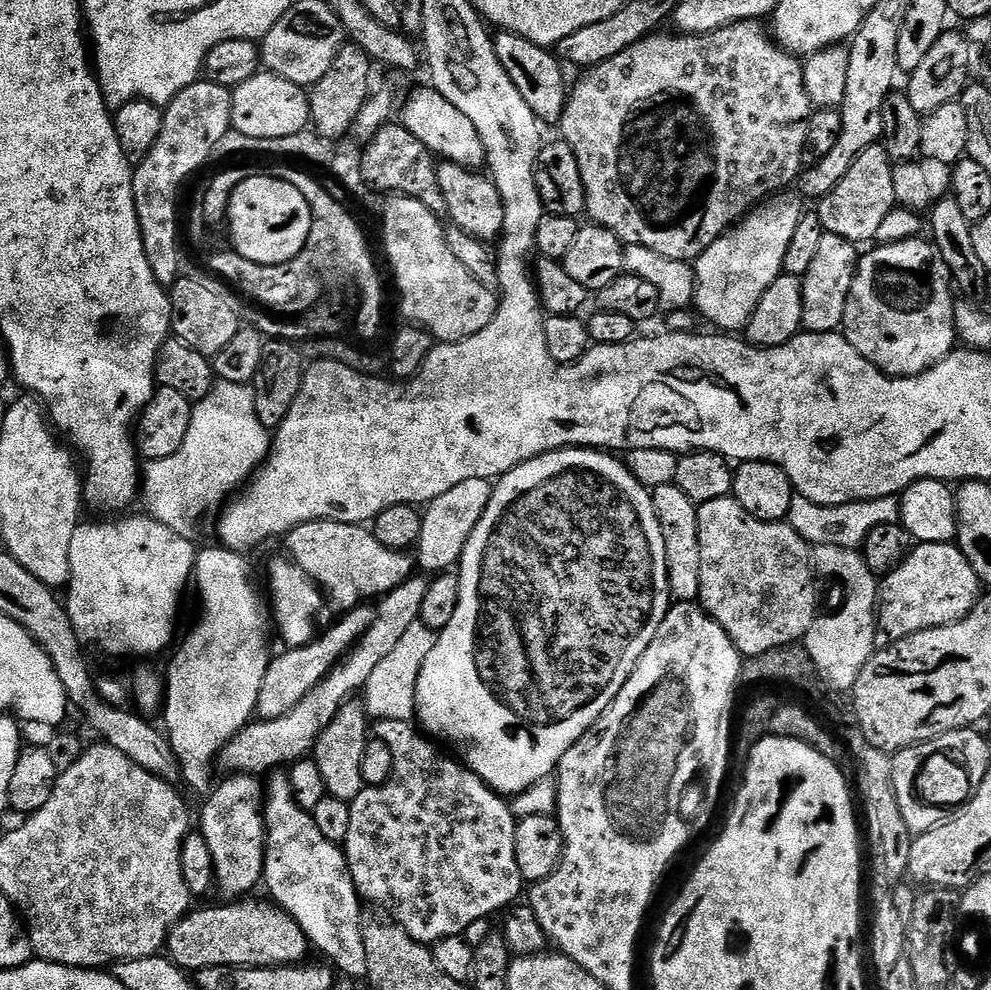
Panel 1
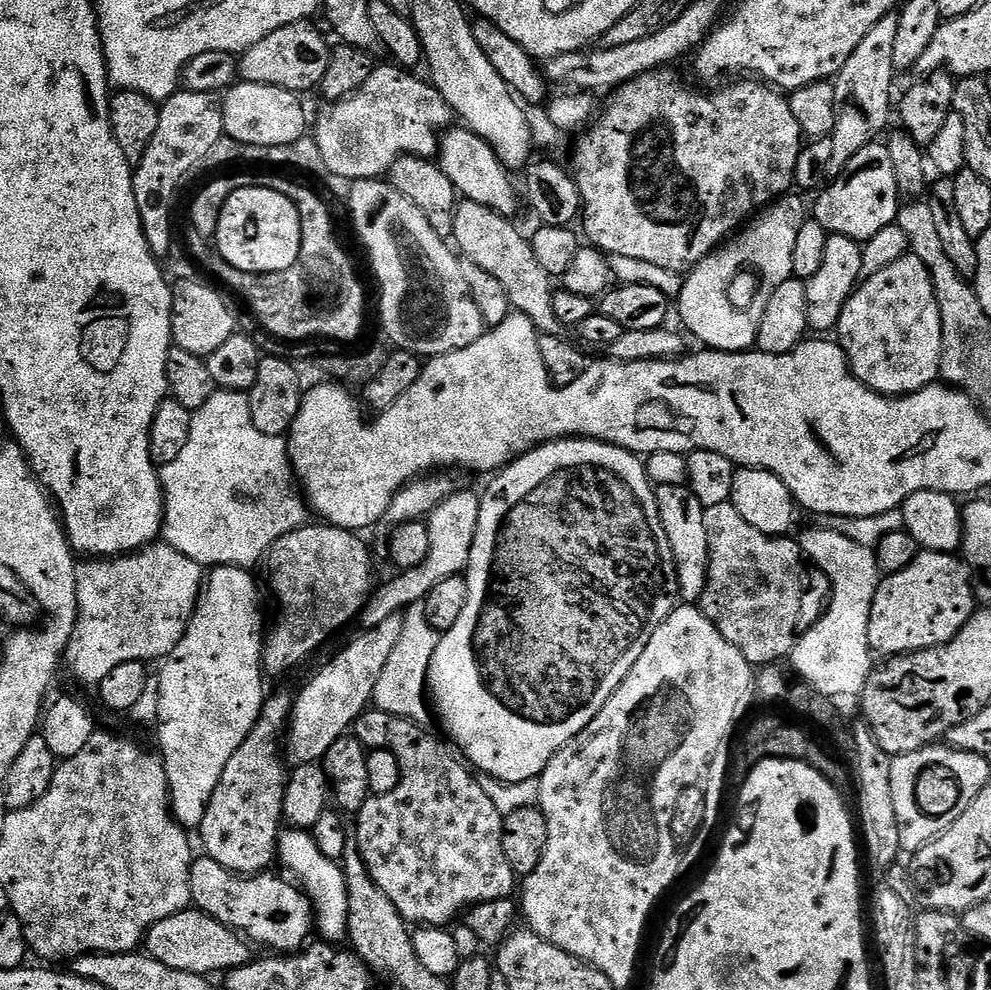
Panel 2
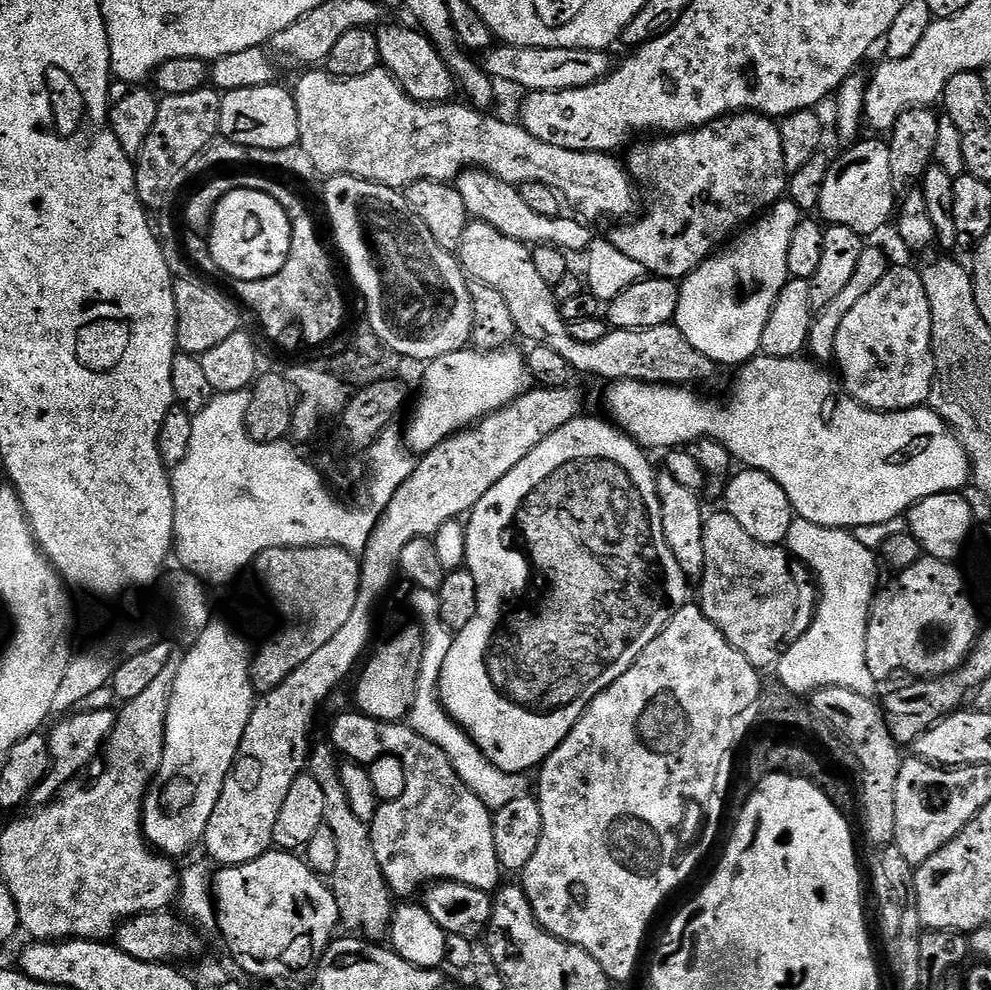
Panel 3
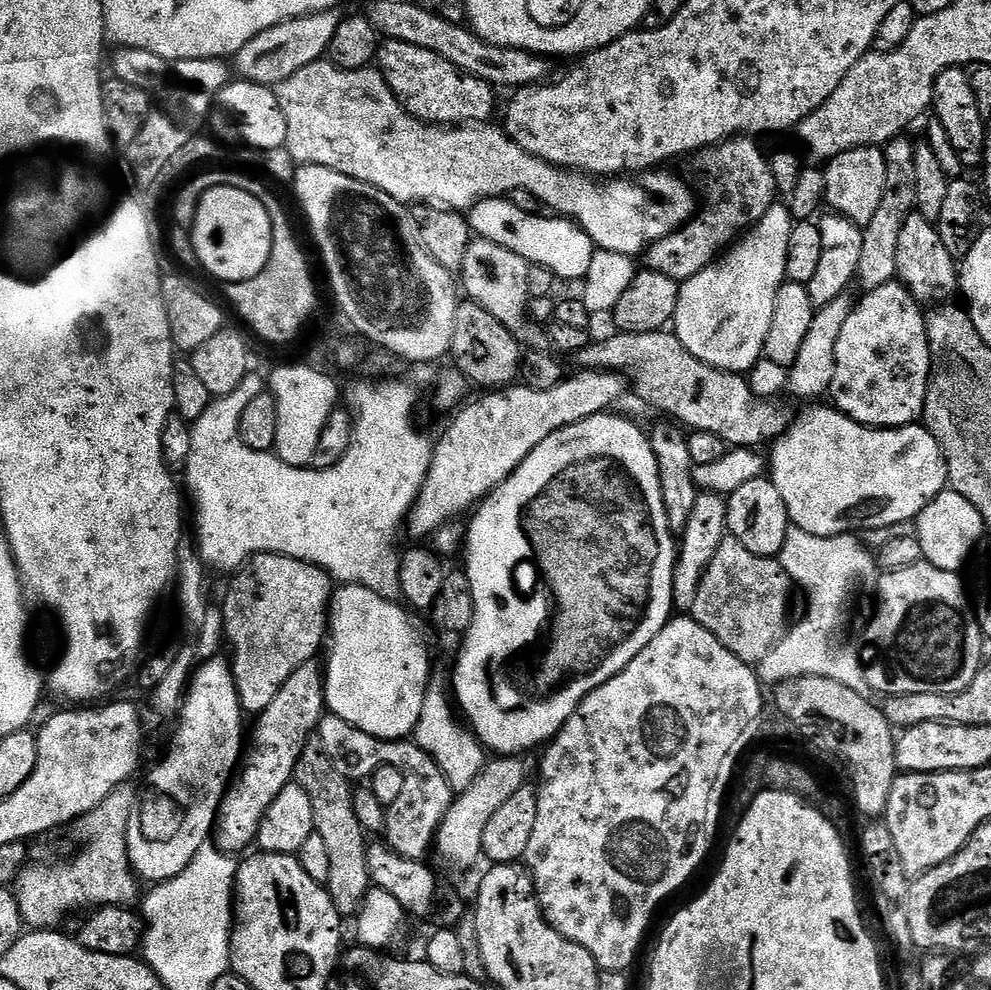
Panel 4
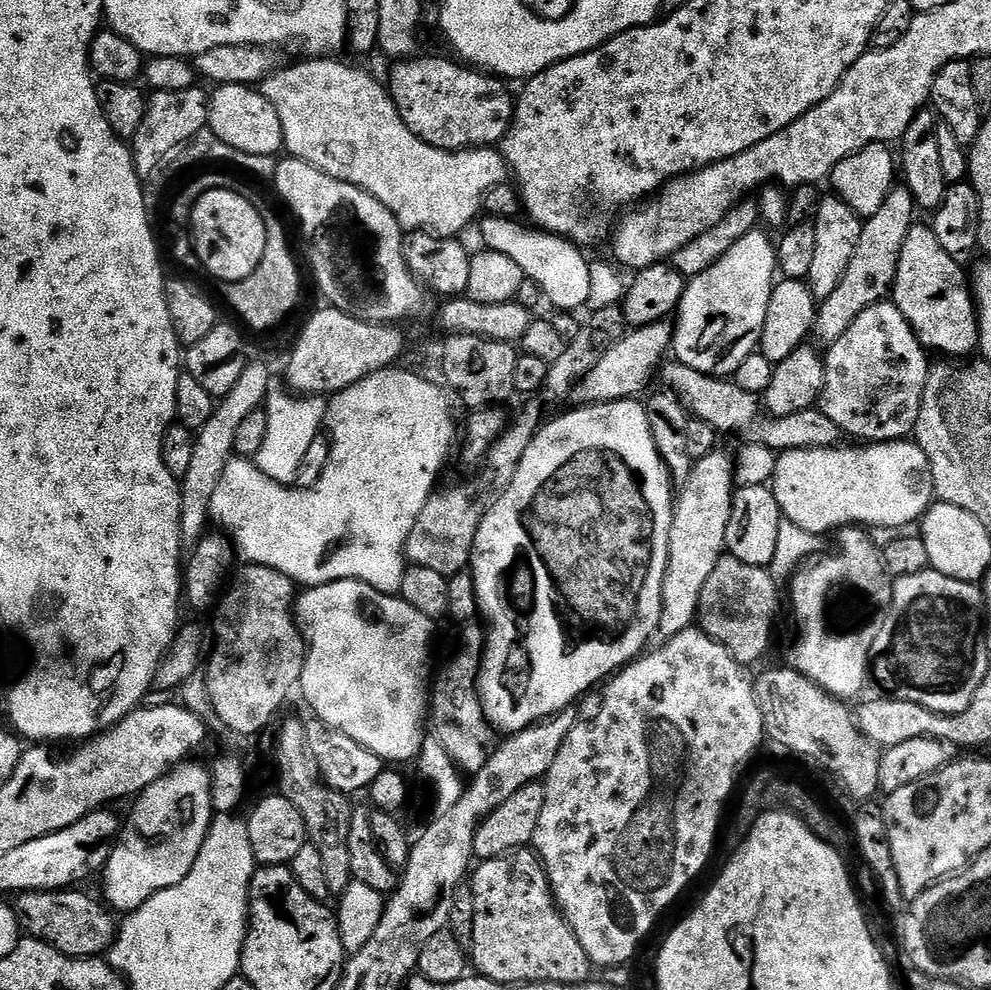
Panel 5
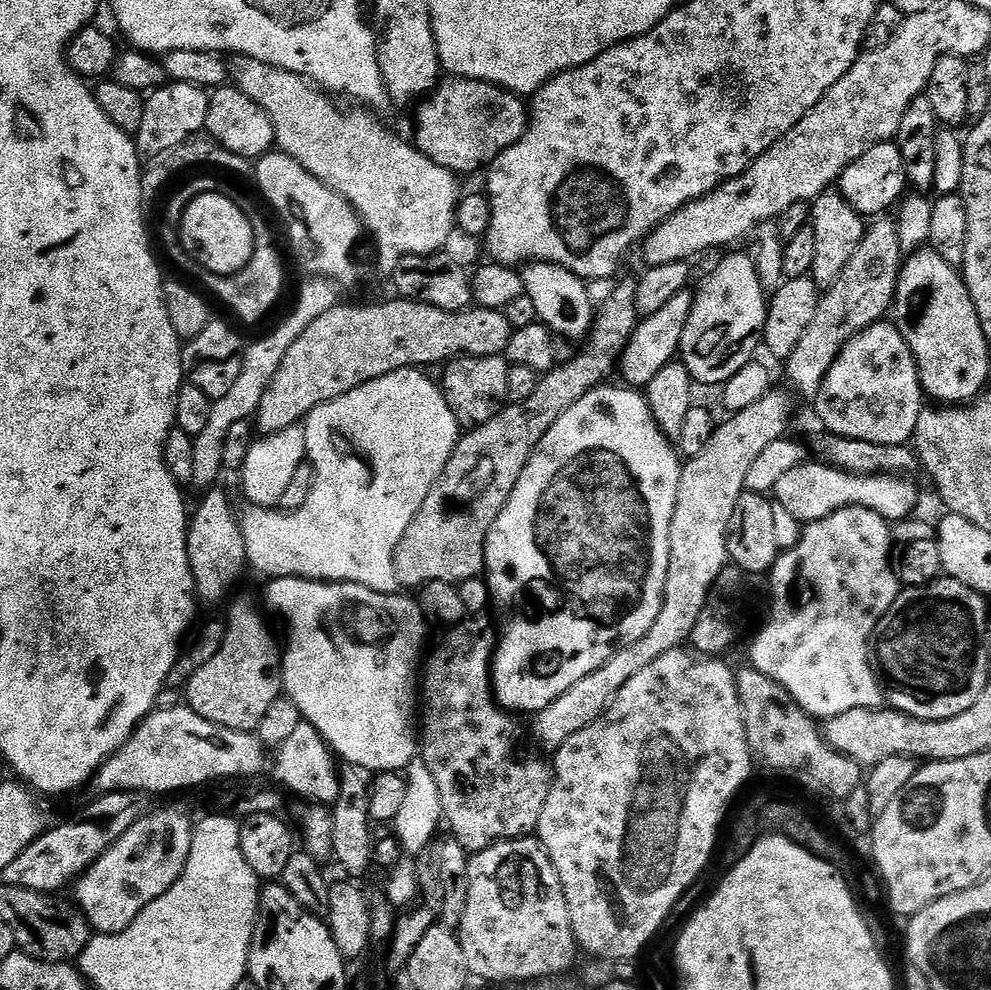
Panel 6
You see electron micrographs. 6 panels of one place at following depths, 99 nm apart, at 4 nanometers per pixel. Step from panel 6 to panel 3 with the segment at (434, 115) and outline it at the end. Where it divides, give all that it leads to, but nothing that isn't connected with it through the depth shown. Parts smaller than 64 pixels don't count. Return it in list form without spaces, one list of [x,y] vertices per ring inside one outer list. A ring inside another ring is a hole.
[[[384,22],[375,29],[381,65],[392,73],[411,100],[416,100],[419,104],[443,104],[451,101],[455,97],[452,95],[458,92],[452,69],[440,55],[435,44],[423,32],[412,28]]]

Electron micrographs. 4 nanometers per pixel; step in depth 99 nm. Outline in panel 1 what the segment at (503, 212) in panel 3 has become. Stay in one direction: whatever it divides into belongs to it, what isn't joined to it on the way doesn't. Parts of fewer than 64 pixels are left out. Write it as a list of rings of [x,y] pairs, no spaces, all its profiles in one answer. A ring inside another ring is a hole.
[[[425,86],[413,94],[406,104],[402,123],[410,130],[410,134],[414,134],[414,138],[418,138],[418,142],[422,142],[422,146],[429,148],[433,156],[441,161],[473,170],[485,167],[488,155],[482,146],[478,130],[474,130],[474,122],[470,122],[470,118],[466,118],[458,106],[451,104],[435,88]]]

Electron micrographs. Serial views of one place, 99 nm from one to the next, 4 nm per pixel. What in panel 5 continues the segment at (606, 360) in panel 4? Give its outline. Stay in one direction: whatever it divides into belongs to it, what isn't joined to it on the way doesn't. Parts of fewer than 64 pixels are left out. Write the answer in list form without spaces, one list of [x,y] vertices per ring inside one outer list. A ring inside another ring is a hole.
[[[679,362],[665,363],[662,380],[663,376],[668,383],[665,385],[684,403],[689,413],[695,419],[710,422],[718,433],[737,432],[741,441],[761,444],[777,454],[799,448],[834,448],[841,443],[840,428],[834,426],[834,422],[830,422],[830,418],[826,418],[819,407],[813,406],[785,416],[773,416],[762,411],[761,397],[748,392],[743,383],[731,384],[731,379],[710,376]]]

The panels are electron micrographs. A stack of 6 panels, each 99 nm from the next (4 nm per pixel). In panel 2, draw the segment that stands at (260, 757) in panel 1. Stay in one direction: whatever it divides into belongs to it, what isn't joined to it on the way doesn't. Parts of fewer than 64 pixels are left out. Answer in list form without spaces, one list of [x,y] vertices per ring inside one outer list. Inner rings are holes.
[[[403,615],[386,618],[379,626],[361,631],[360,637],[341,654],[337,660],[332,660],[304,689],[300,697],[295,697],[292,705],[292,719],[286,729],[286,760],[289,765],[297,764],[319,764],[324,756],[338,742],[338,738],[349,735],[350,729],[355,725],[356,719],[368,711],[372,704],[374,686],[378,686],[378,677],[382,675],[382,669],[390,654],[394,654],[394,645],[398,643],[398,637],[402,635],[404,625]]]

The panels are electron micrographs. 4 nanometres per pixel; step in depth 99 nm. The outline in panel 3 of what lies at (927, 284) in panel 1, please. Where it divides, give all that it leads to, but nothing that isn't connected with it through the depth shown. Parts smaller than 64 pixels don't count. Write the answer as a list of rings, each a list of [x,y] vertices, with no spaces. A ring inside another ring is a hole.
[[[889,267],[882,282],[878,282],[878,286],[874,286],[874,290],[865,294],[850,314],[842,318],[842,326],[838,326],[834,364],[840,367],[845,392],[876,412],[901,412],[928,404],[932,381],[936,378],[932,361],[932,319],[930,298],[926,298],[926,286],[922,286],[922,278],[915,267]]]

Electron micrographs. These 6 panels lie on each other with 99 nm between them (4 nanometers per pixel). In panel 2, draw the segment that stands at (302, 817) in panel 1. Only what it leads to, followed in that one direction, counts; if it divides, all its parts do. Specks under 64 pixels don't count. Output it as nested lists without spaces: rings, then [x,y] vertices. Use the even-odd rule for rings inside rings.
[[[289,827],[280,833],[278,860],[293,872],[291,875],[299,881],[302,891],[308,895],[308,901],[311,902],[314,913],[315,927],[324,935],[321,937],[328,942],[347,941],[350,902],[346,894],[348,879],[344,877],[343,867],[337,861],[326,858],[326,854],[318,850],[311,831],[294,827]]]

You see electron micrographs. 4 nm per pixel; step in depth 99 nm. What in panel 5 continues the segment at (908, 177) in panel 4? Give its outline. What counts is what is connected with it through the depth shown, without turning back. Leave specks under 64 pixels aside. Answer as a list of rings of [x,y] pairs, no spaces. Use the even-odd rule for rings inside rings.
[[[894,186],[886,202],[882,202],[878,214],[864,220],[862,238],[858,238],[858,250],[854,258],[850,258],[850,266],[846,266],[842,282],[838,282],[834,294],[830,294],[830,298],[819,305],[814,332],[817,337],[820,335],[821,345],[831,346],[835,340],[842,338],[842,334],[846,334],[846,330],[850,330],[854,318],[858,318],[862,310],[870,310],[870,306],[889,299],[898,274],[902,242],[906,242],[906,234],[910,234],[916,215],[918,209],[908,187]]]

